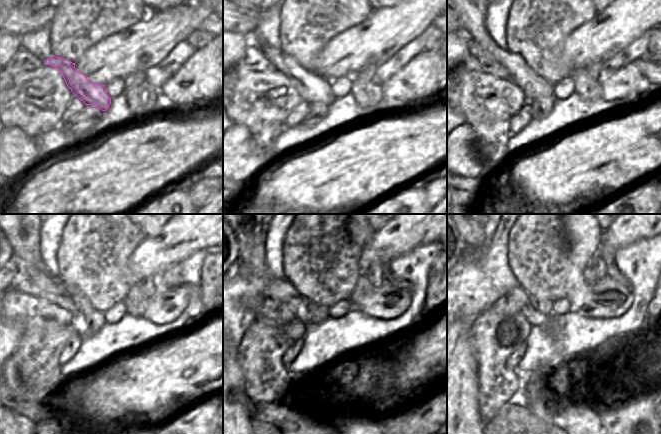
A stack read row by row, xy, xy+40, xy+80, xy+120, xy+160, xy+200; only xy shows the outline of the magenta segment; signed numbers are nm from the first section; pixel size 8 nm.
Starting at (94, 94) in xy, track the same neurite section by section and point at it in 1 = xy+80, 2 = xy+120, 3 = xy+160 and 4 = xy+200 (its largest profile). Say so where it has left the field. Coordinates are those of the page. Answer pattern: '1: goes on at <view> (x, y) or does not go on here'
1: goes on at xy+80 (471, 10)
2: goes on at xy+120 (23, 234)
3: goes on at xy+160 (251, 240)
4: goes on at xy+200 (475, 238)

